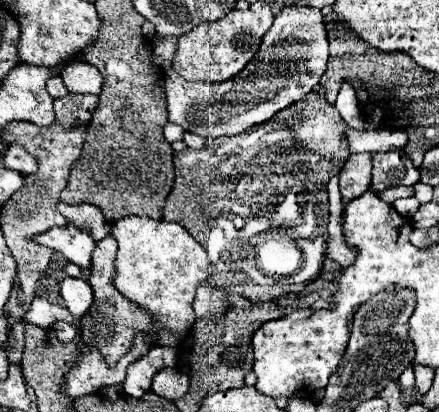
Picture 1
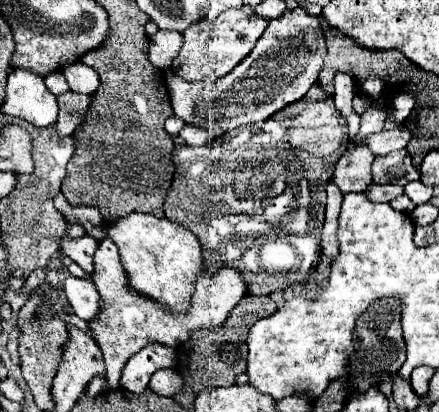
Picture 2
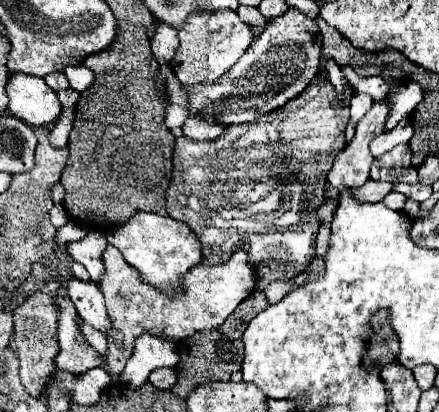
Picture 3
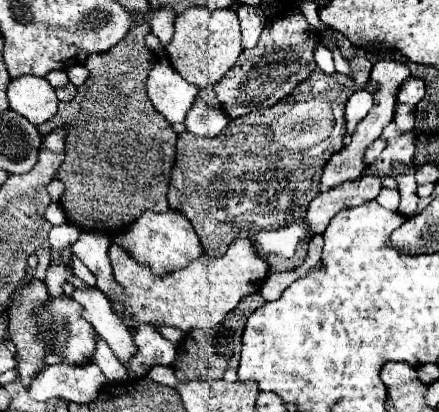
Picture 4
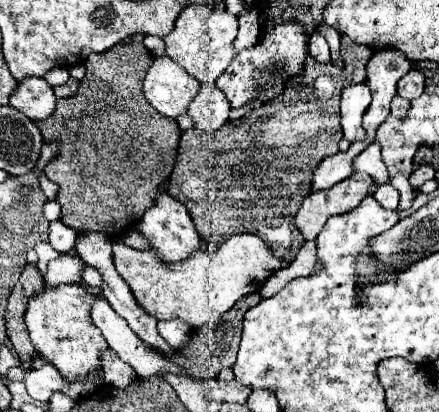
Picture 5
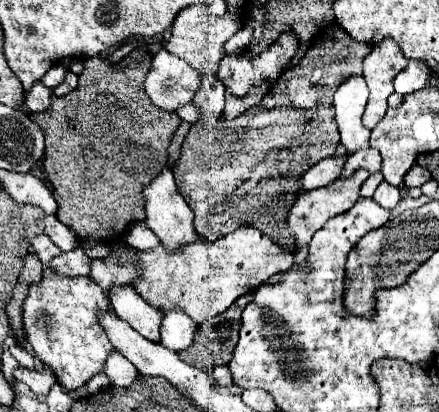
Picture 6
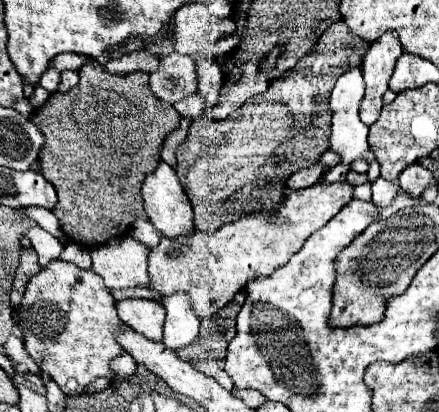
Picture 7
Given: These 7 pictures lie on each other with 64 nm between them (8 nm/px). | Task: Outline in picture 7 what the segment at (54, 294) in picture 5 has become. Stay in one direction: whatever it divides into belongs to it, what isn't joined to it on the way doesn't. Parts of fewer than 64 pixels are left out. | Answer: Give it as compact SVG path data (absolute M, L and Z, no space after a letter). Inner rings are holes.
M58 258L52 260L28 280L16 316L26 354L42 372L52 376L66 396L86 392L98 378L108 378L112 382L114 372L110 364L114 358L126 354L116 332L124 324L118 318L112 292L96 272Z

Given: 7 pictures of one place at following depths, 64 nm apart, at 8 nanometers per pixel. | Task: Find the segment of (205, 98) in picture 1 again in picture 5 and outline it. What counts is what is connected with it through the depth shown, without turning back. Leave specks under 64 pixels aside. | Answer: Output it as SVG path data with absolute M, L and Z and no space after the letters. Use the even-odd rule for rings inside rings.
M296 22L280 24L268 34L268 38L234 56L230 66L218 78L216 86L226 94L232 108L240 108L252 98L260 98L262 102L268 102L282 92L284 82L290 76L302 70L302 62L306 54L308 54L308 36L300 28L300 24Z

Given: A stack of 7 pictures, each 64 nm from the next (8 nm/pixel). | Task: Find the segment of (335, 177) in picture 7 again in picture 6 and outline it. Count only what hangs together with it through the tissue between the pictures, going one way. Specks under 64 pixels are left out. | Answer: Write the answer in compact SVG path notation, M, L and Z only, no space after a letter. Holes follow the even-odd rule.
M374 148L360 150L360 152L352 154L352 156L346 160L346 164L344 164L342 172L340 172L340 178L350 176L350 174L352 174L356 168L360 168L360 166L366 168L366 170L370 170L370 172L380 170L380 154L378 154Z

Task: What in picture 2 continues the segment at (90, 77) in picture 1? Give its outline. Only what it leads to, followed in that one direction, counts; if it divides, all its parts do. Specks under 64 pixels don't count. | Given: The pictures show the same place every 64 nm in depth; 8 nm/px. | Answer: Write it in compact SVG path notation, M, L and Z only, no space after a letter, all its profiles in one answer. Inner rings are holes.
M78 62L78 64L70 64L70 66L64 66L62 74L66 76L68 84L70 84L70 90L74 92L82 92L82 94L92 94L100 80L98 80L98 74L94 70L90 70L86 64Z

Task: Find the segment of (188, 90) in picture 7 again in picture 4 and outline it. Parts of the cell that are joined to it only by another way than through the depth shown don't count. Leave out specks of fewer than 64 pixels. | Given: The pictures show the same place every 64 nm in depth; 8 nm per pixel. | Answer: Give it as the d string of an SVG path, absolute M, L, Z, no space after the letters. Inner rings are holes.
M160 58L146 80L148 98L154 108L170 122L184 122L188 108L192 106L198 86L190 84L180 72L166 60Z

